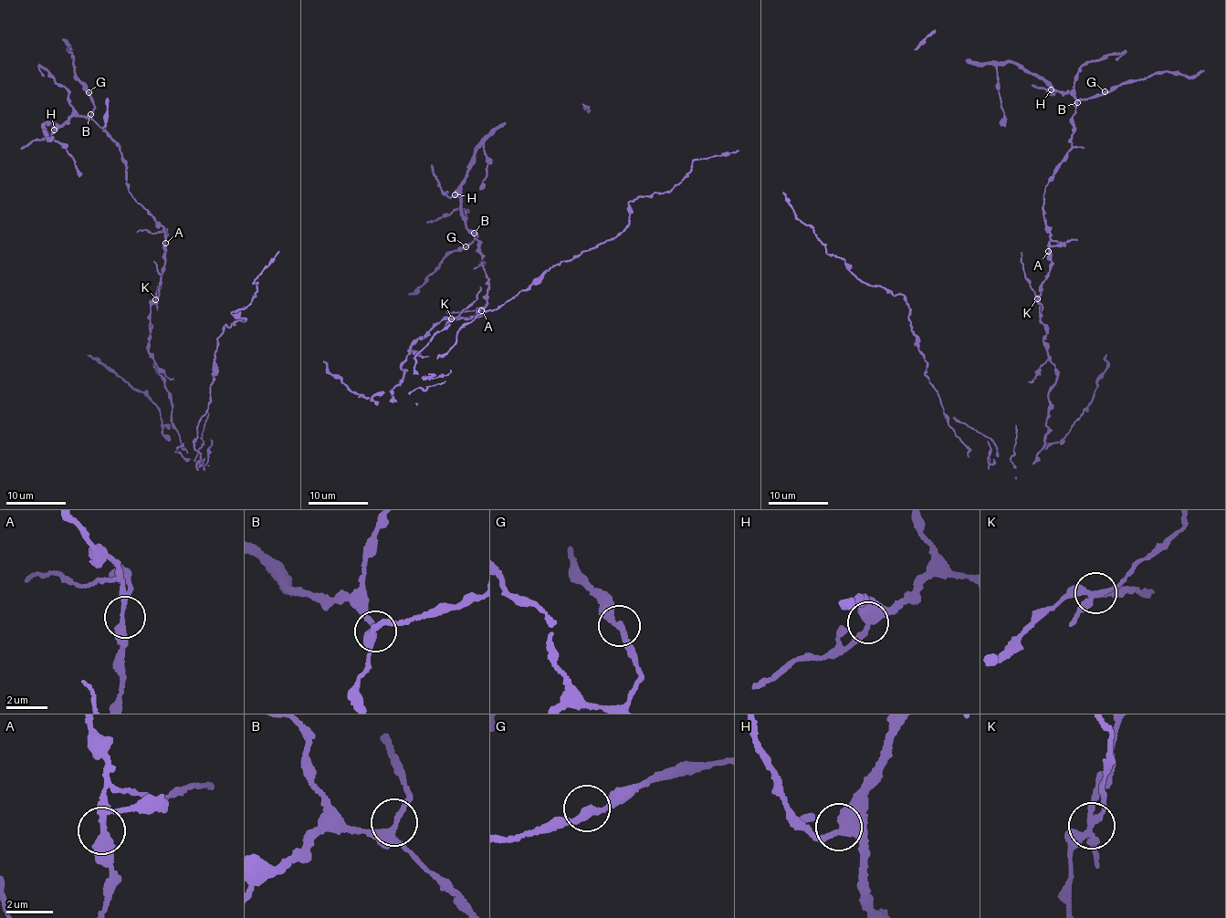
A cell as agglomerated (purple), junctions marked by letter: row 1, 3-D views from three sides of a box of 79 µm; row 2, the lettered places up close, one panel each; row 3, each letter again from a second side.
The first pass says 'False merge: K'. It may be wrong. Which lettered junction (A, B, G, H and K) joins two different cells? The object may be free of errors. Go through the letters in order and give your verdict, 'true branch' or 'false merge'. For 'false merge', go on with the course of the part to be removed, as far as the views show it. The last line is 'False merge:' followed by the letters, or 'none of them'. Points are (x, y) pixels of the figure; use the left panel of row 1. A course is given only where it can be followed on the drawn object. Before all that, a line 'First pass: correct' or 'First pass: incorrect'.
First pass: correct
A: true branch
B: true branch
G: true branch
H: true branch
K: false merge
False merge: K

